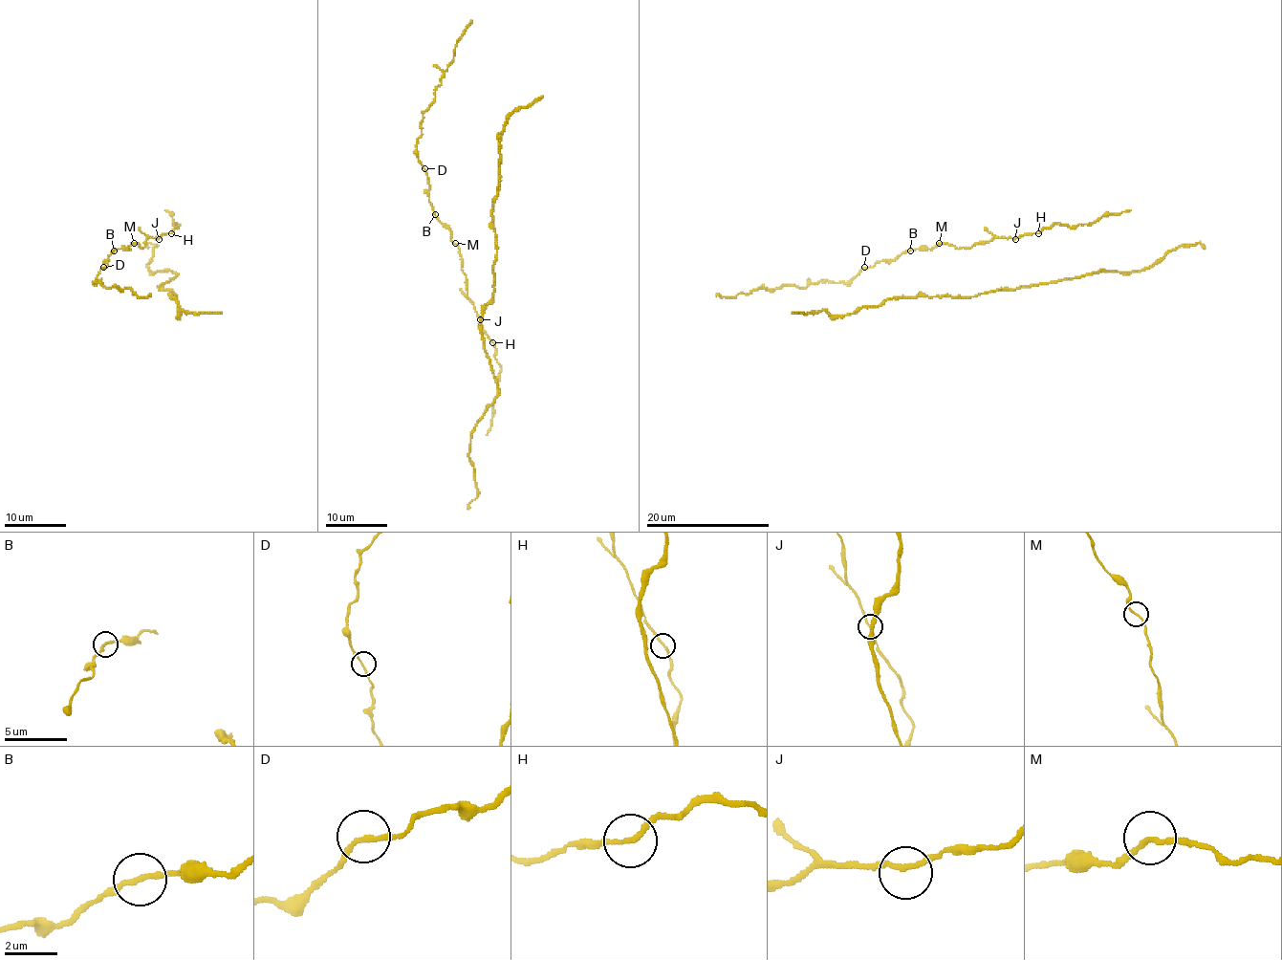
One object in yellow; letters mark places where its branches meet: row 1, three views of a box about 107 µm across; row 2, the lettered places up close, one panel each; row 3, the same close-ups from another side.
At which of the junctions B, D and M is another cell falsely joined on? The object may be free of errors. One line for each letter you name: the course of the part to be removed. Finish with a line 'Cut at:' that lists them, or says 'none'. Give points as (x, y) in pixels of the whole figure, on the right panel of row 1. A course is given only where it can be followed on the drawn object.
Cut at: M

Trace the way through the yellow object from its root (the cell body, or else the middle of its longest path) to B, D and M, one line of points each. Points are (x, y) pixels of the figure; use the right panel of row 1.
B: (1068, 227), (1055, 224), (1038, 233), (995, 238), (970, 247), (938, 244), (910, 250)
D: (1068, 227), (1055, 224), (1038, 233), (995, 238), (970, 247), (912, 249), (864, 267)
M: (1068, 227), (1055, 224), (1044, 227), (1038, 233), (995, 238), (958, 249), (940, 243)

